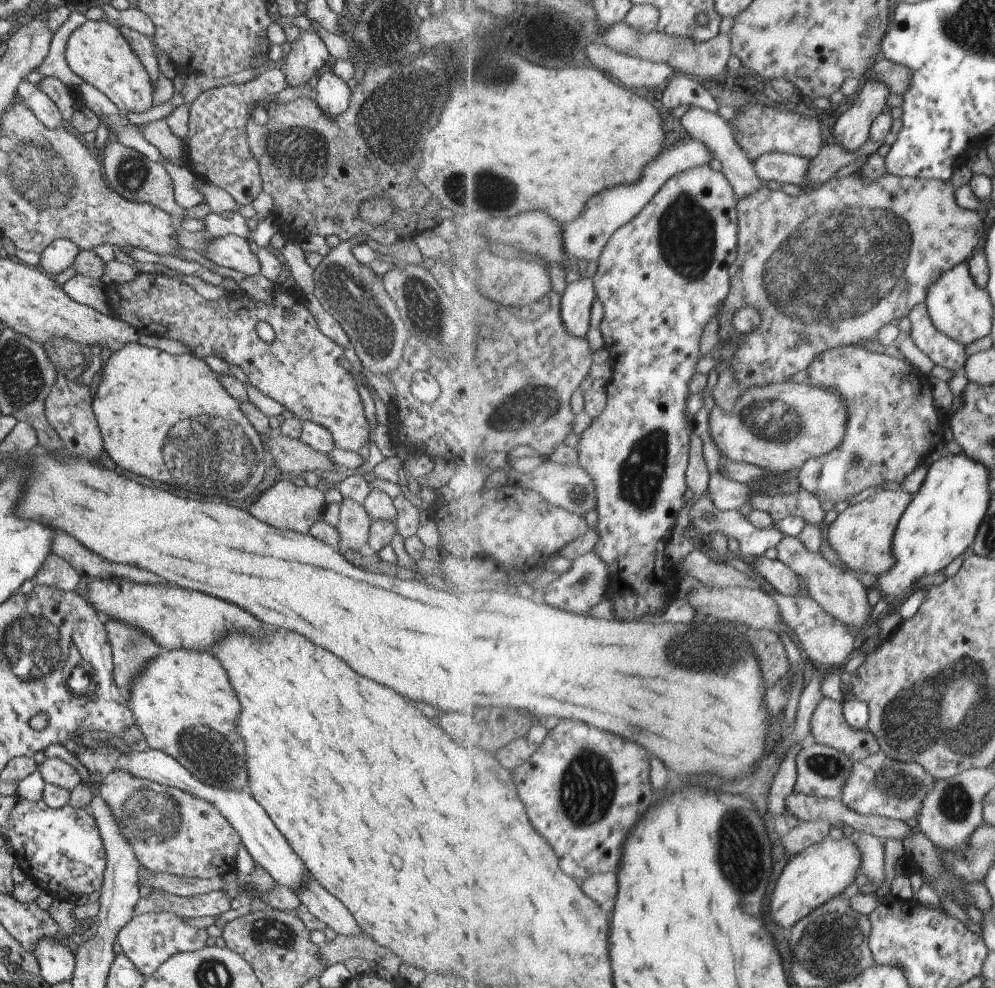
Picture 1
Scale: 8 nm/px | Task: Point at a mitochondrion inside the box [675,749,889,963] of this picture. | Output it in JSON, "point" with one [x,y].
{"point":[739,836]}

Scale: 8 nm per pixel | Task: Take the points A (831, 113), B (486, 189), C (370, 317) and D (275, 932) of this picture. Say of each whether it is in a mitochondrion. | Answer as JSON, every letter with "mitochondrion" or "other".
{"A":"other","B":"mitochondrion","C":"mitochondrion","D":"mitochondrion"}

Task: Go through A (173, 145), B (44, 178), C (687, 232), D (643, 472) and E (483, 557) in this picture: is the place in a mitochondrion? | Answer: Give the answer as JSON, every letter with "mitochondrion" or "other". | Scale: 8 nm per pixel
{"A":"other","B":"mitochondrion","C":"mitochondrion","D":"mitochondrion","E":"other"}

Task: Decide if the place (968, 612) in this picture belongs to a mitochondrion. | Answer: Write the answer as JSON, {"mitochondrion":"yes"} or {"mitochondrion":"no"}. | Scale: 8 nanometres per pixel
{"mitochondrion":"no"}

